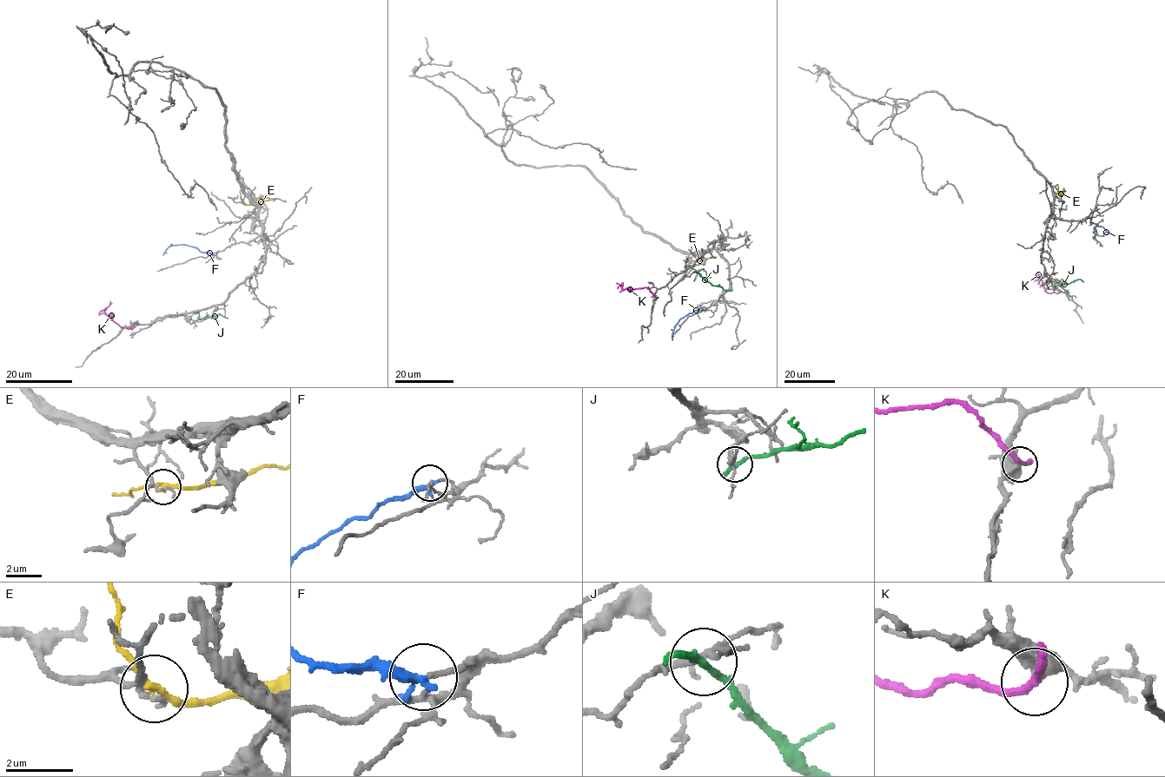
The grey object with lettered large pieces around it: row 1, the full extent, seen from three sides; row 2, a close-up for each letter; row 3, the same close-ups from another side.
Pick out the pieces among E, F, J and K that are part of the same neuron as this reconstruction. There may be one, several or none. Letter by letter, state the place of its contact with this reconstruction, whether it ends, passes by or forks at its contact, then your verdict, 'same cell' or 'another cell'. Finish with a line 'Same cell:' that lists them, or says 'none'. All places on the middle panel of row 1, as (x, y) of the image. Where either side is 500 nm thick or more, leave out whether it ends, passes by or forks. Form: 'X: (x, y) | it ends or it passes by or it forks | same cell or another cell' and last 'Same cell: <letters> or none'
E: (693, 260) | it passes by | another cell
F: (702, 307) | it passes by | another cell
J: (697, 272) | it passes by | another cell
K: (656, 298) | it passes by | another cell
Same cell: none

